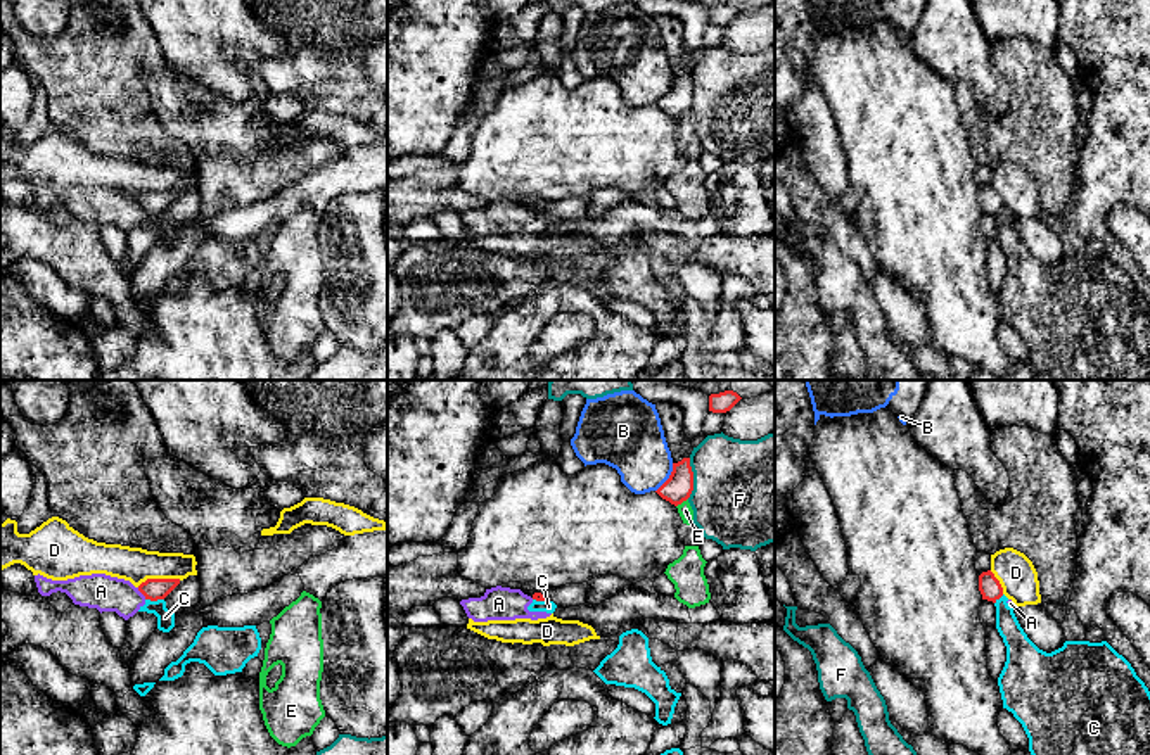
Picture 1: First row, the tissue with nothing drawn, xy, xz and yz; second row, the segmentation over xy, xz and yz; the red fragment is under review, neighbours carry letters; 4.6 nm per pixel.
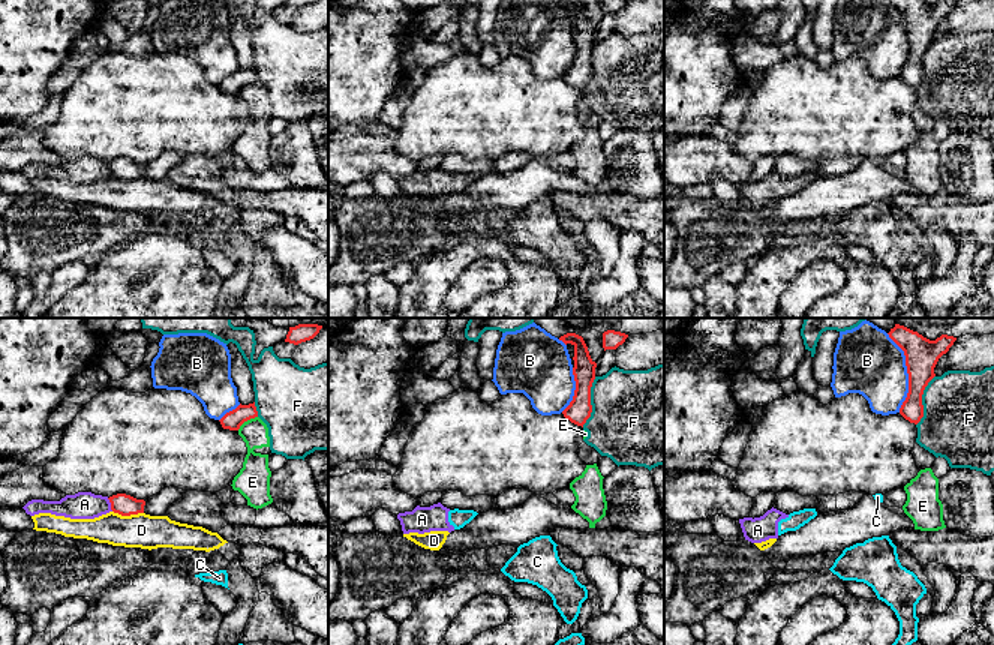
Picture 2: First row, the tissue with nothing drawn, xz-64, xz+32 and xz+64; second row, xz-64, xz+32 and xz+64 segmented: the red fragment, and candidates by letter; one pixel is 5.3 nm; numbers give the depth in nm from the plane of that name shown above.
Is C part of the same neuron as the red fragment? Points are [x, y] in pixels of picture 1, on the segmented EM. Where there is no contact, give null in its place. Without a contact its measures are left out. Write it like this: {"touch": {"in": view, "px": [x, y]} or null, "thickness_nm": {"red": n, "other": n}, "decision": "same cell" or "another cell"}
{"touch": {"in": "xy", "px": [154, 600]}, "thickness_nm": {"red": 100, "other": 80}, "decision": "another cell"}

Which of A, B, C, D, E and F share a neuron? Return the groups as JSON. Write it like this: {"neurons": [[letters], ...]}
{"neurons": [["A", "C"], ["B"], ["D"], ["E"], ["F"]]}

